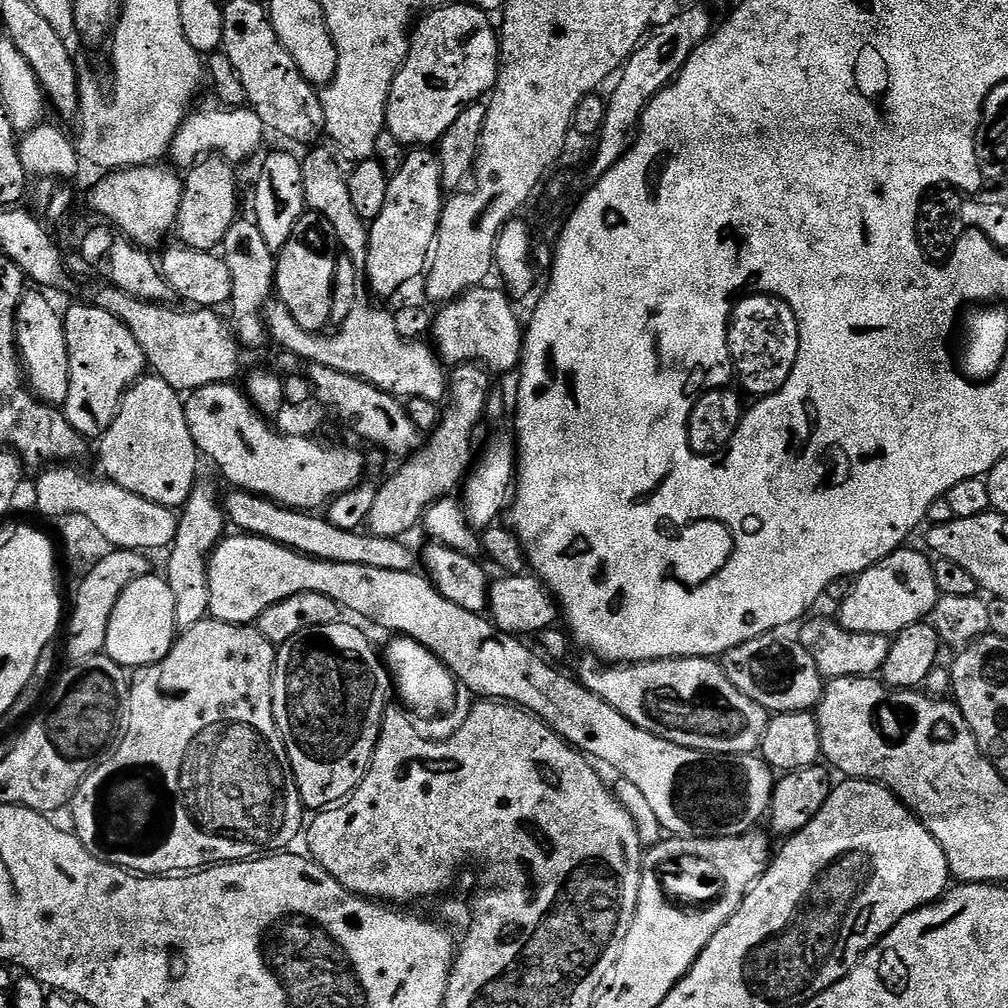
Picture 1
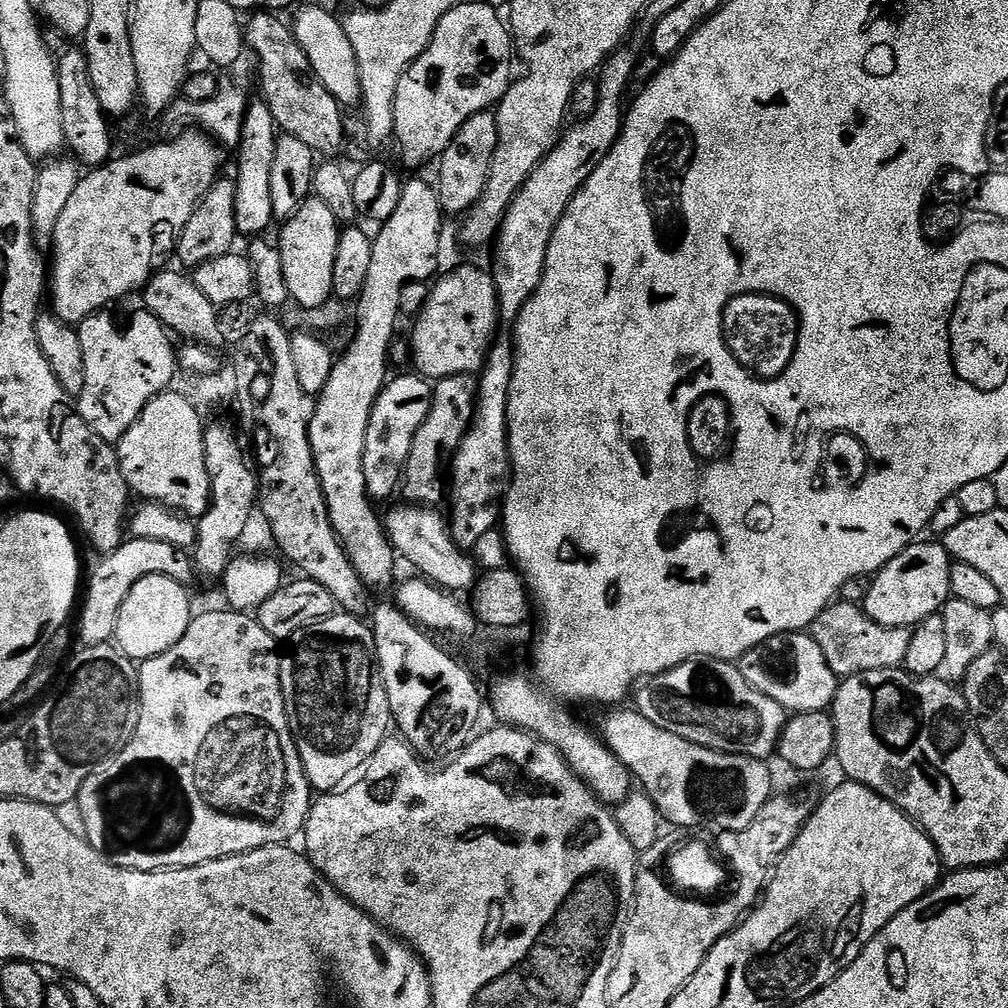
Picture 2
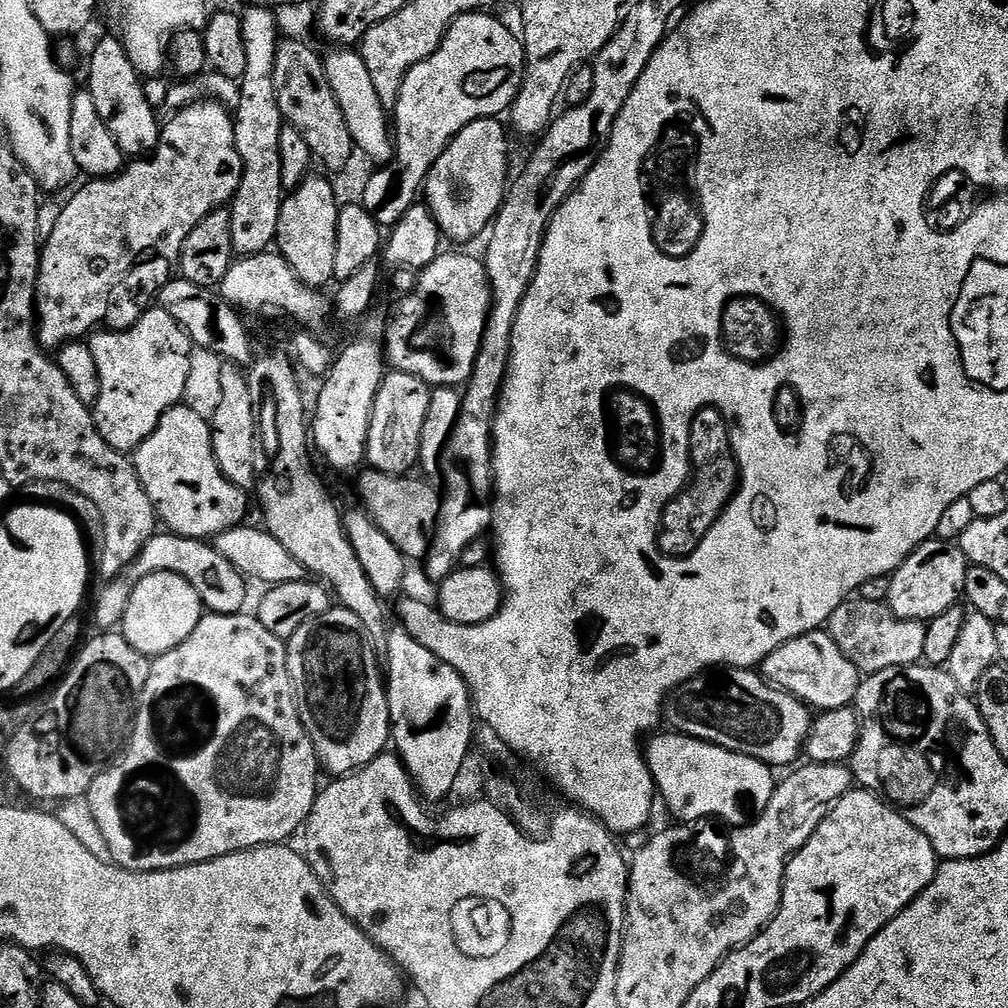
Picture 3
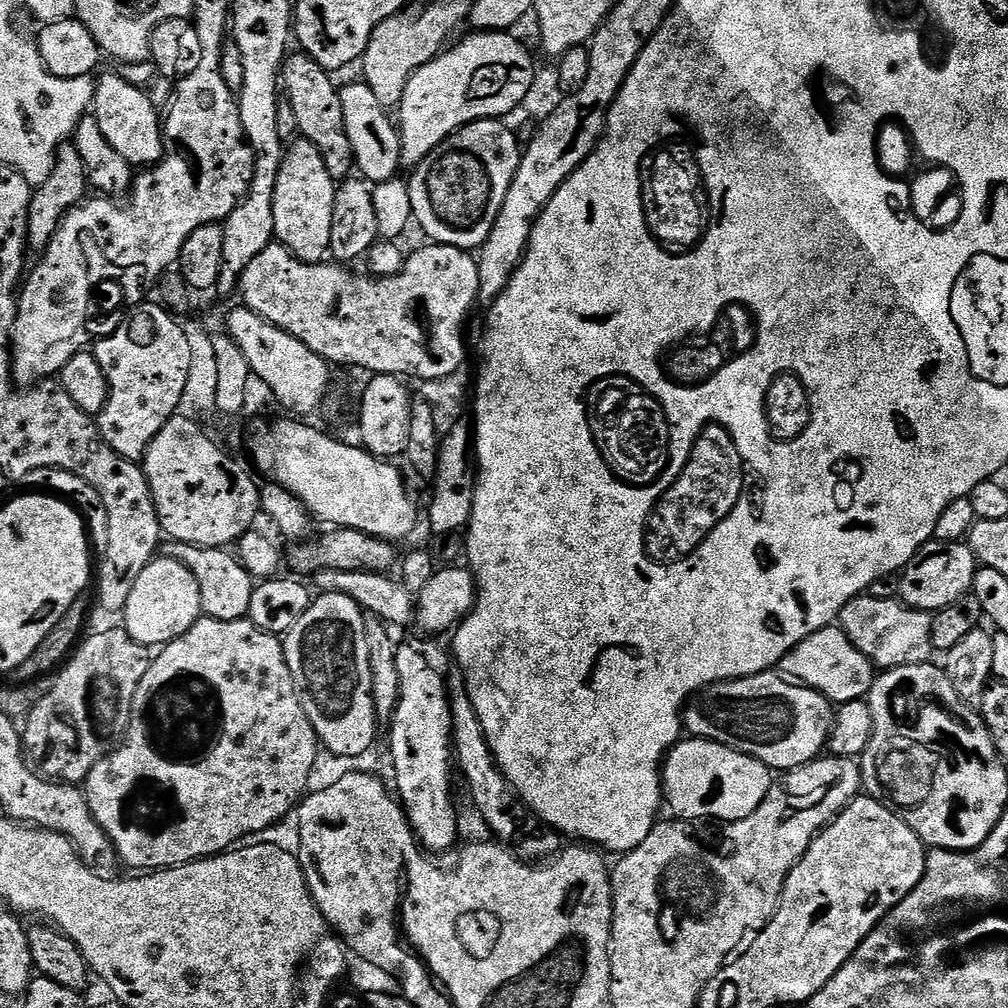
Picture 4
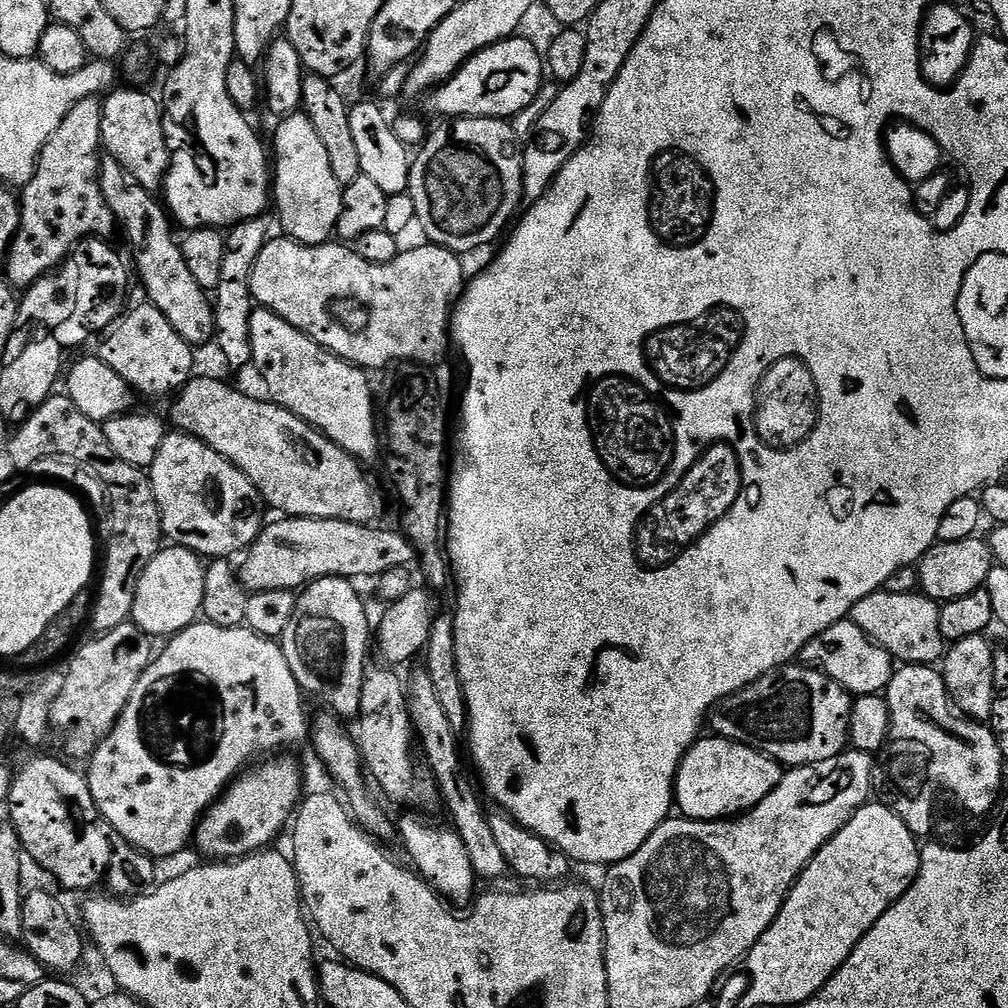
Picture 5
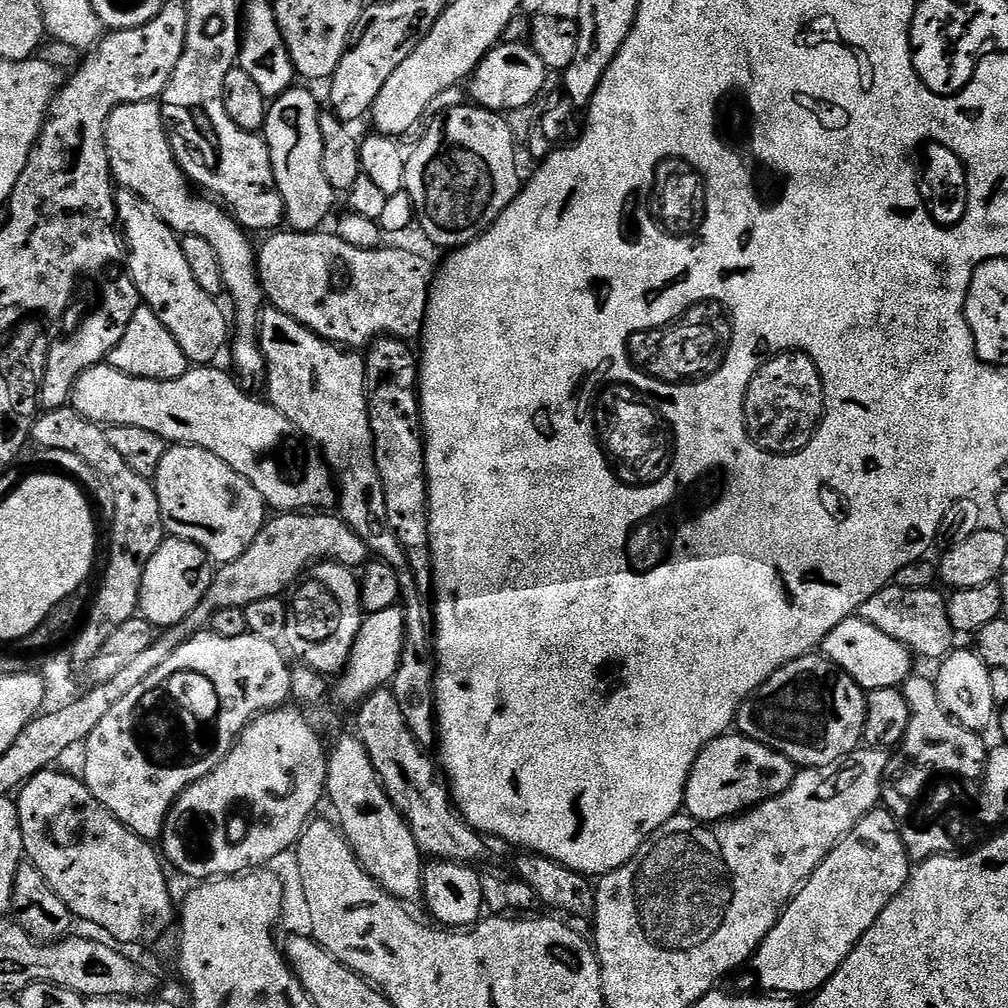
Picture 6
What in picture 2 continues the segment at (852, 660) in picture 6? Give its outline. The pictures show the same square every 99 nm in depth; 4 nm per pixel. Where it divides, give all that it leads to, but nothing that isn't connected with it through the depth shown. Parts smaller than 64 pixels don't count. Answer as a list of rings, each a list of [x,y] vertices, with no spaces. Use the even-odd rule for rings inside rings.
[[[784,632],[781,636],[762,642],[741,656],[738,667],[742,678],[758,694],[766,694],[778,706],[789,713],[823,712],[831,709],[832,699],[836,696],[838,677],[830,666],[826,666],[826,658],[807,632]]]

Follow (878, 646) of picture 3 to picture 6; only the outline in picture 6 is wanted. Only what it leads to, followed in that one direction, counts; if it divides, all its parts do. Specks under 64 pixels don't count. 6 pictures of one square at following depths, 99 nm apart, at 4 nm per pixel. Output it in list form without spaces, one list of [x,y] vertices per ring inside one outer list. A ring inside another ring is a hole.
[[[889,586],[866,598],[858,615],[866,622],[870,622],[870,626],[878,626],[882,634],[890,634],[890,638],[902,642],[908,647],[908,651],[917,657],[925,656],[928,660],[939,662],[953,651],[954,633],[950,626],[945,593],[936,591],[935,587],[910,590]]]

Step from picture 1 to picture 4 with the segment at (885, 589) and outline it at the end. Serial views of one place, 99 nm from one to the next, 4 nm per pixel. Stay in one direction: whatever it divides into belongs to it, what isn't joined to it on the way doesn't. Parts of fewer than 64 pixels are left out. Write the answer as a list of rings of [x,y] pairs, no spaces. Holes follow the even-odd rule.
[[[935,538],[923,544],[914,554],[914,558],[899,573],[899,599],[923,612],[937,613],[950,606],[950,602],[958,602],[958,598],[969,595],[976,577],[978,561],[967,543],[947,544],[945,540]]]

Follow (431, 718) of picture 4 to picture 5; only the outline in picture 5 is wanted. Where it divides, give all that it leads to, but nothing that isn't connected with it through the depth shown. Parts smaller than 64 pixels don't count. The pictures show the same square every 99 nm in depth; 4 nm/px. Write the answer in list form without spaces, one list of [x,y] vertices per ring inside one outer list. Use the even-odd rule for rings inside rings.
[[[408,815],[412,816],[402,817],[400,824],[398,820],[398,836],[404,839],[404,848],[412,859],[411,867],[419,872],[436,891],[437,896],[444,897],[449,905],[468,903],[471,905],[477,895],[478,873],[472,866],[472,859],[466,850],[466,842],[462,842],[460,833],[452,826],[443,828],[440,824],[431,824],[430,821],[420,817],[423,815]]]

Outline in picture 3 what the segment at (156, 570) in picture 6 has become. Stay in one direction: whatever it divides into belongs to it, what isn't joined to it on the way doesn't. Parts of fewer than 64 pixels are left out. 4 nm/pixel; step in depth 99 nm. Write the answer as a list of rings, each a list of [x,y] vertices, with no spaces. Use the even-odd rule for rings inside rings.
[[[152,572],[142,578],[130,594],[122,613],[122,634],[126,642],[134,646],[134,650],[143,656],[155,658],[186,642],[205,614],[206,609],[198,598],[198,590],[194,590],[186,578],[173,572]]]

